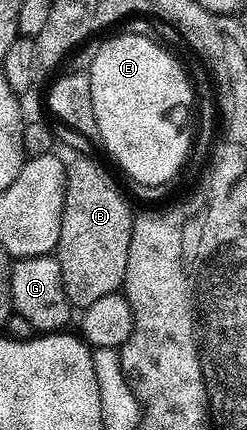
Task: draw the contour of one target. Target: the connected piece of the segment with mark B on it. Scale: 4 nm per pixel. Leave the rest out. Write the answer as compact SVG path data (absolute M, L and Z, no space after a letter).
M75 156L65 164L65 194L61 210L61 234L57 238L57 246L53 253L61 266L61 282L65 286L65 294L69 302L79 310L93 306L109 294L119 292L125 278L125 262L129 258L129 238L131 237L131 221L133 211L131 204L123 197L124 189L98 164L87 156Z

